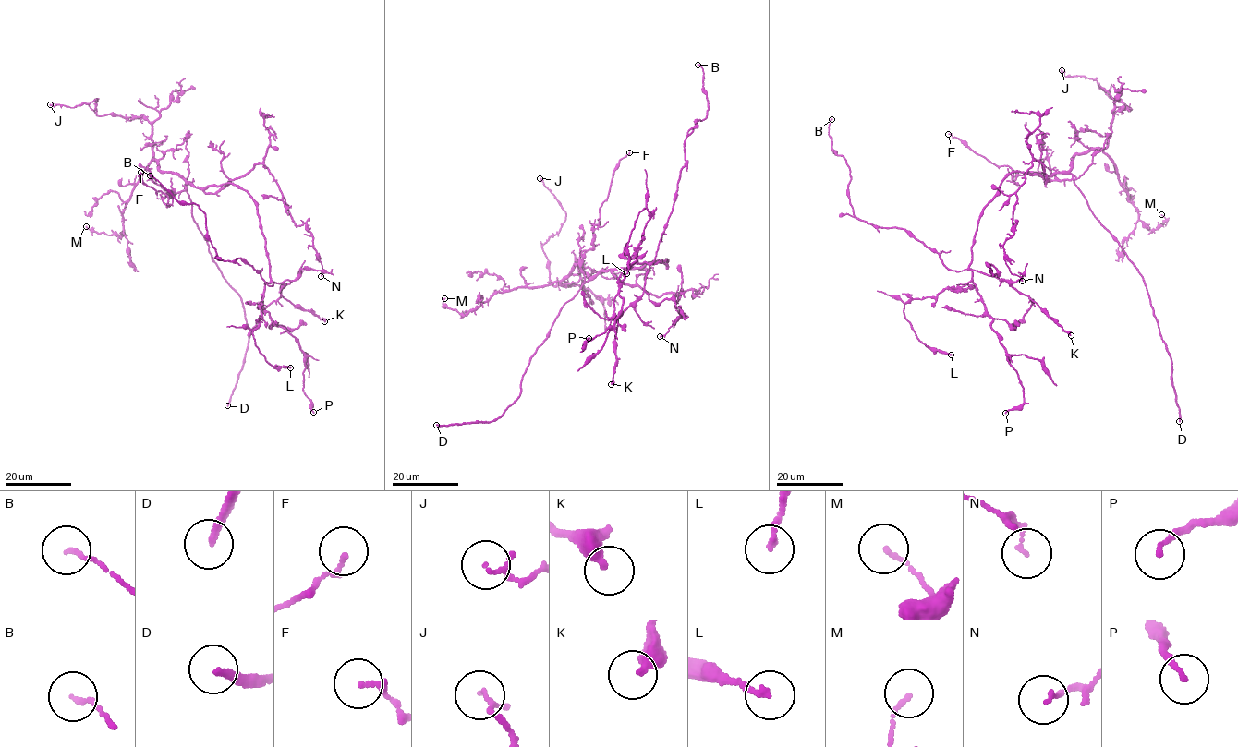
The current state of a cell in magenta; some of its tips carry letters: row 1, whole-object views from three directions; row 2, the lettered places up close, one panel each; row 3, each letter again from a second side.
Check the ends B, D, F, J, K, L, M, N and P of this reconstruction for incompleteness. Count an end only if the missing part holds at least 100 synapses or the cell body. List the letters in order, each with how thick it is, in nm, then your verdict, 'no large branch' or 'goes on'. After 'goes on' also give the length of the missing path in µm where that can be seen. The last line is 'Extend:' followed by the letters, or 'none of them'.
B: 100 nm thick; no large branch
D: 200 nm thick; goes on; about 15 µm are missing
F: 130 nm thick; no large branch
J: 70 nm thick; no large branch
K: 360 nm thick; no large branch
L: 180 nm thick; no large branch
M: 110 nm thick; no large branch
N: 130 nm thick; no large branch
P: 140 nm thick; no large branch
Extend: D

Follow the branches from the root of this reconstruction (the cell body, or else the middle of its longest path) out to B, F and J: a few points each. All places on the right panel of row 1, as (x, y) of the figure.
B: (1006, 175), (979, 218), (969, 266), (947, 269), (904, 229), (855, 216), (849, 167), (831, 147), (831, 119)
F: (1006, 175), (1068, 173), (1072, 177), (1048, 180), (1025, 173), (1013, 181), (1012, 167), (996, 165), (948, 134)
J: (1006, 175), (1066, 173), (1075, 155), (1107, 146), (1114, 114), (1130, 108), (1092, 78), (1064, 78), (1062, 70)

